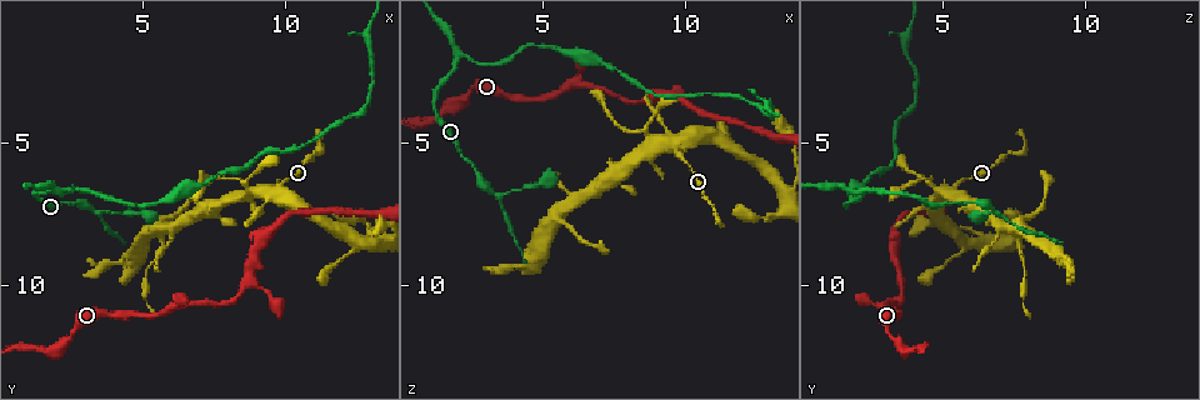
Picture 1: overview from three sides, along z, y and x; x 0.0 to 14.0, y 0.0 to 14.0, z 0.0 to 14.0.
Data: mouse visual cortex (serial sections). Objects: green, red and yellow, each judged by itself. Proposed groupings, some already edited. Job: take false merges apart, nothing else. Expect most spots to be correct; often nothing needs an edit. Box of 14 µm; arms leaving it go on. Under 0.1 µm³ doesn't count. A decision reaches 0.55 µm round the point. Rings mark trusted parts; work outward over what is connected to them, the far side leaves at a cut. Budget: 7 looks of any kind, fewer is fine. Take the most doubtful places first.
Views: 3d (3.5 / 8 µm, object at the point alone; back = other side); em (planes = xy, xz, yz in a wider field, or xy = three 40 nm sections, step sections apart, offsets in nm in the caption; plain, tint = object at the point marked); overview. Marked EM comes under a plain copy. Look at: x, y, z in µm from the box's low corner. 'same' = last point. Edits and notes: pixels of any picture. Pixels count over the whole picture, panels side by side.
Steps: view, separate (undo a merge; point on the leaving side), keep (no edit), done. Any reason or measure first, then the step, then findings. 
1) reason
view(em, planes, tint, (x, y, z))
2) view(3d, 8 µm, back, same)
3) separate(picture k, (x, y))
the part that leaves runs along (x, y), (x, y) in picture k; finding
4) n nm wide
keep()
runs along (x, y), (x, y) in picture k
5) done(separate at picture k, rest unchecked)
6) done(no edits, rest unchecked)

sharp bend
view(3d, 3.5 µm, back, (2.1, 6.7, 2.0))

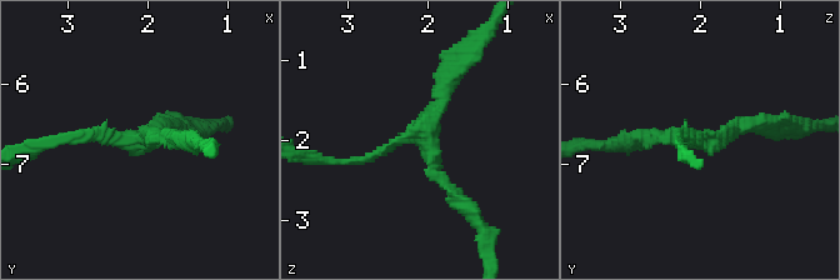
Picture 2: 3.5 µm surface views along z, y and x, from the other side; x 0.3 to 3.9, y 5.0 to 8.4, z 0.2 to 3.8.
3 arms; arms of 150, 200, 200 nm
view(em, xy, step 3, tint, (2.05, 6.70, 2.00))

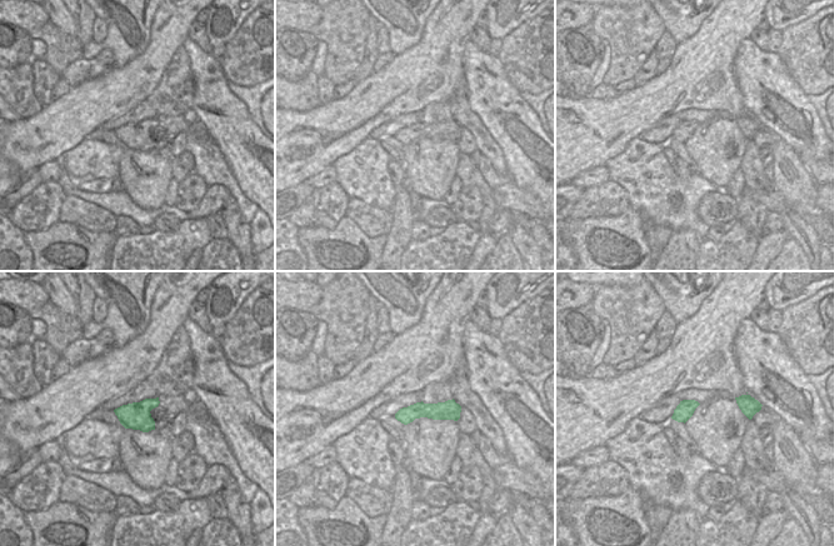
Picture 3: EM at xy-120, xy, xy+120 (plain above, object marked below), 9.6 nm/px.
cut it another way
view(em, xy, step 1, tint, same)

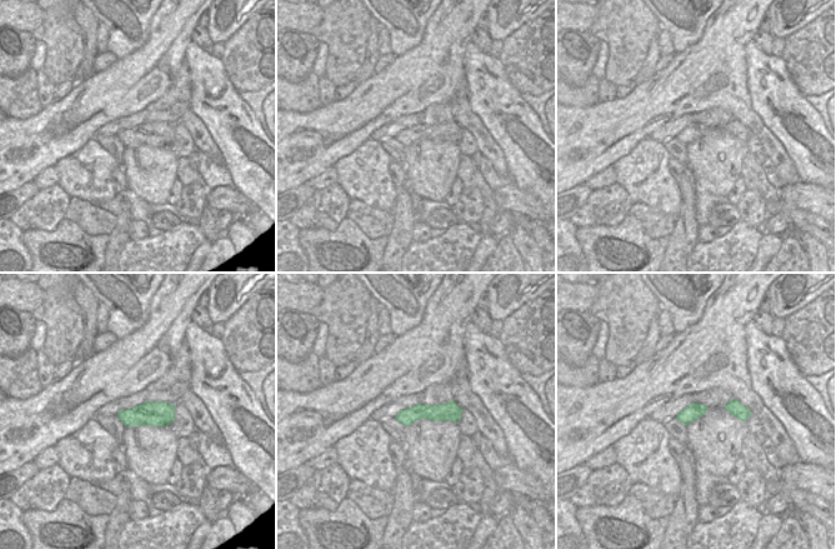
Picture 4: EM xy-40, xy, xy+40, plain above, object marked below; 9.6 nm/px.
keep()
runs along (466, 209), (420, 138), (340, 160) in picture 2; all the same cell

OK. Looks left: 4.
sharp bend
view(3d, 3.5 µm, (9.6, 6.6, 5.1))

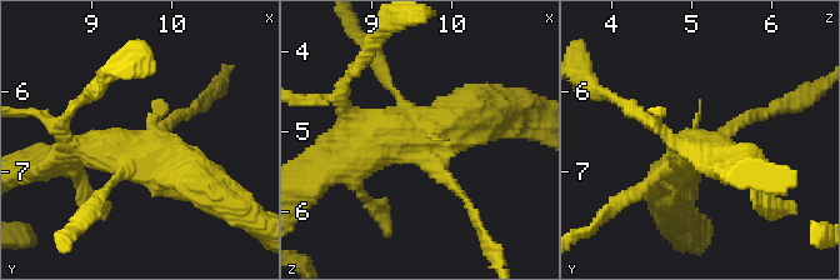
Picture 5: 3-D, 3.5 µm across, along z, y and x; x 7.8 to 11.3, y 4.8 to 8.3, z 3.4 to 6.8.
shape alone is not enough
view(em, xy, step 1, tint, (9.55, 6.65, 5.15))

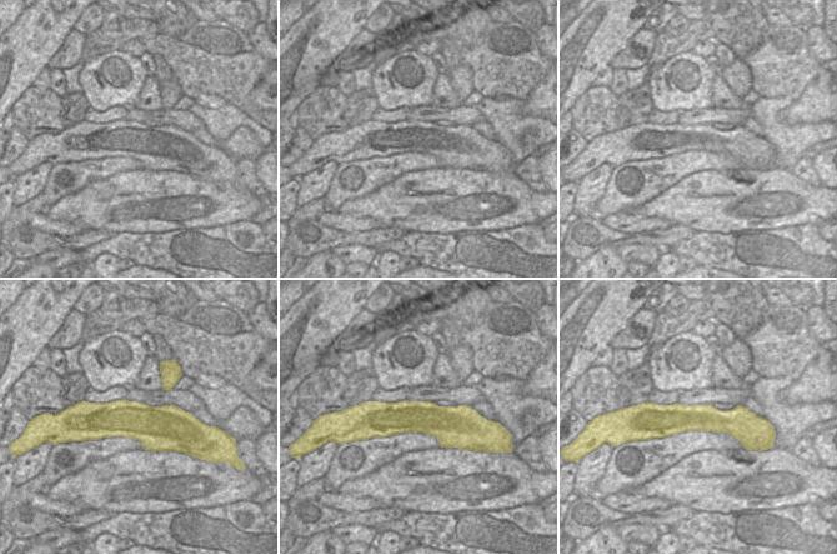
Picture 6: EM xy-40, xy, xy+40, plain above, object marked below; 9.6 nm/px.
keep()
runs along (365, 412), (472, 427) in picture 6; all the same cell

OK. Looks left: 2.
thick turns thin
view(3d, 8 µm, (13.0, 1.1, 3.8))

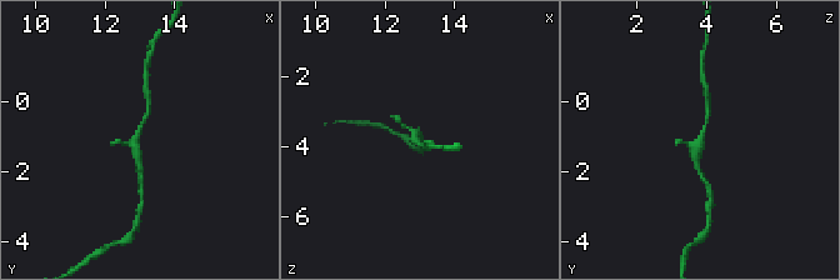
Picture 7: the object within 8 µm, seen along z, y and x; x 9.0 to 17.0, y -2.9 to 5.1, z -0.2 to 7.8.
view(em, xy, step 2, tint, (12.9, 1.1, 3.9))

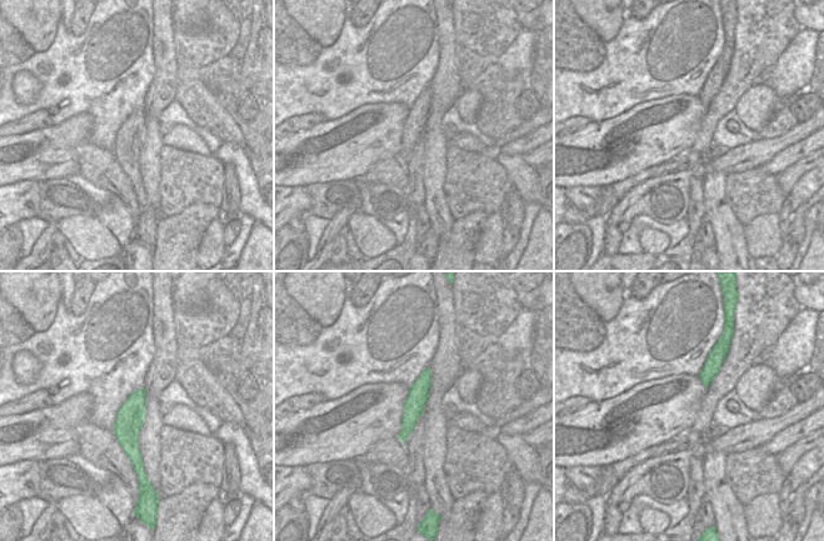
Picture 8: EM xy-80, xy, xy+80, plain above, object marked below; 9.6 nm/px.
keep()
runs along (141, 391), (131, 412), (138, 465) in picture 8; one cell here

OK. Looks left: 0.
done(no edits, rest unchecked)

